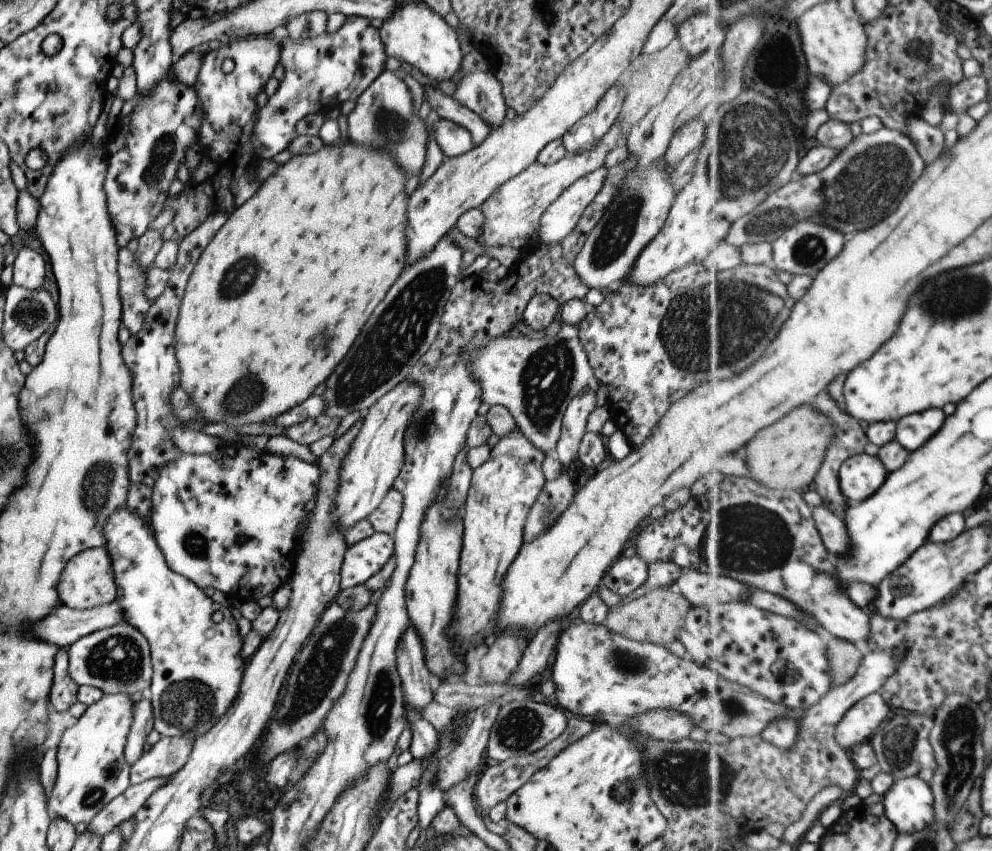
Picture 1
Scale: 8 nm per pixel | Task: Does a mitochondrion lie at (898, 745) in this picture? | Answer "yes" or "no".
yes

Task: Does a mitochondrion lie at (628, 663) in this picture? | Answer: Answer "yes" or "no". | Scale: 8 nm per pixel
yes

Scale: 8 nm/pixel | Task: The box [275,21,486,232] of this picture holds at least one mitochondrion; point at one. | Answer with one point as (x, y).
(392, 129)

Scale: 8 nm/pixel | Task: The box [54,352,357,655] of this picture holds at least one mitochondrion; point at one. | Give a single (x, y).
(97, 485)

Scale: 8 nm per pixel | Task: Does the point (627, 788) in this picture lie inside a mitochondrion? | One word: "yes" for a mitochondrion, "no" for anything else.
yes

